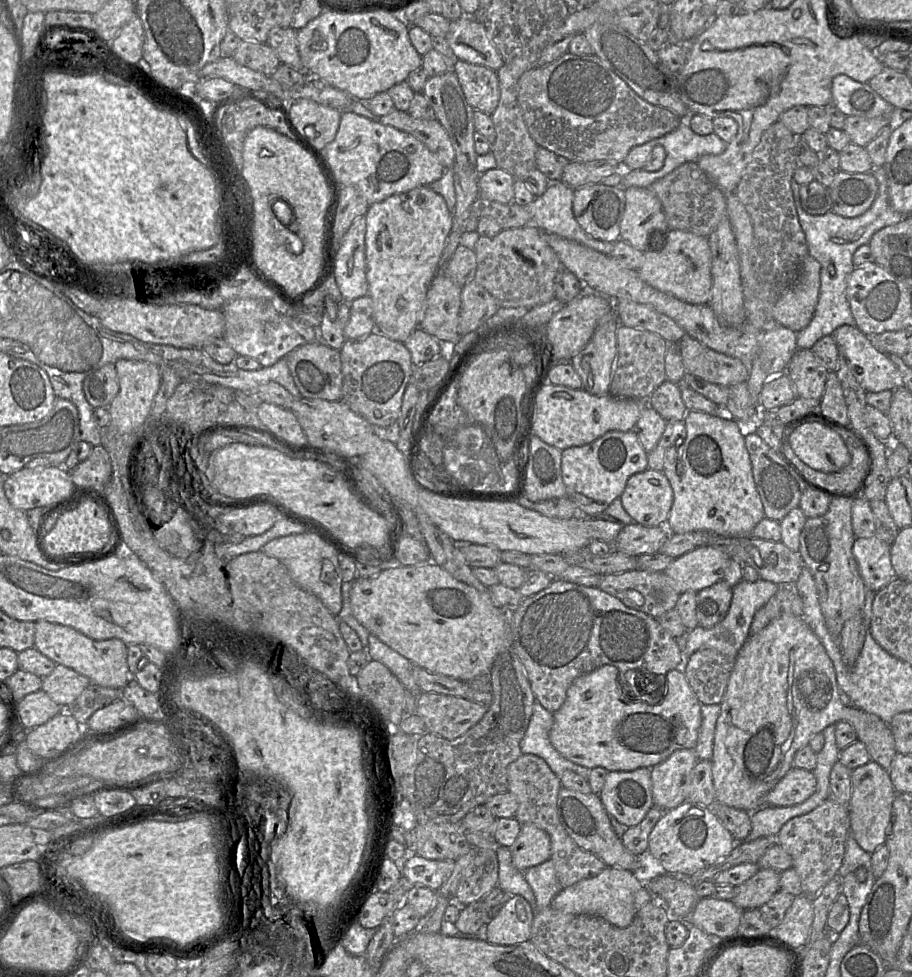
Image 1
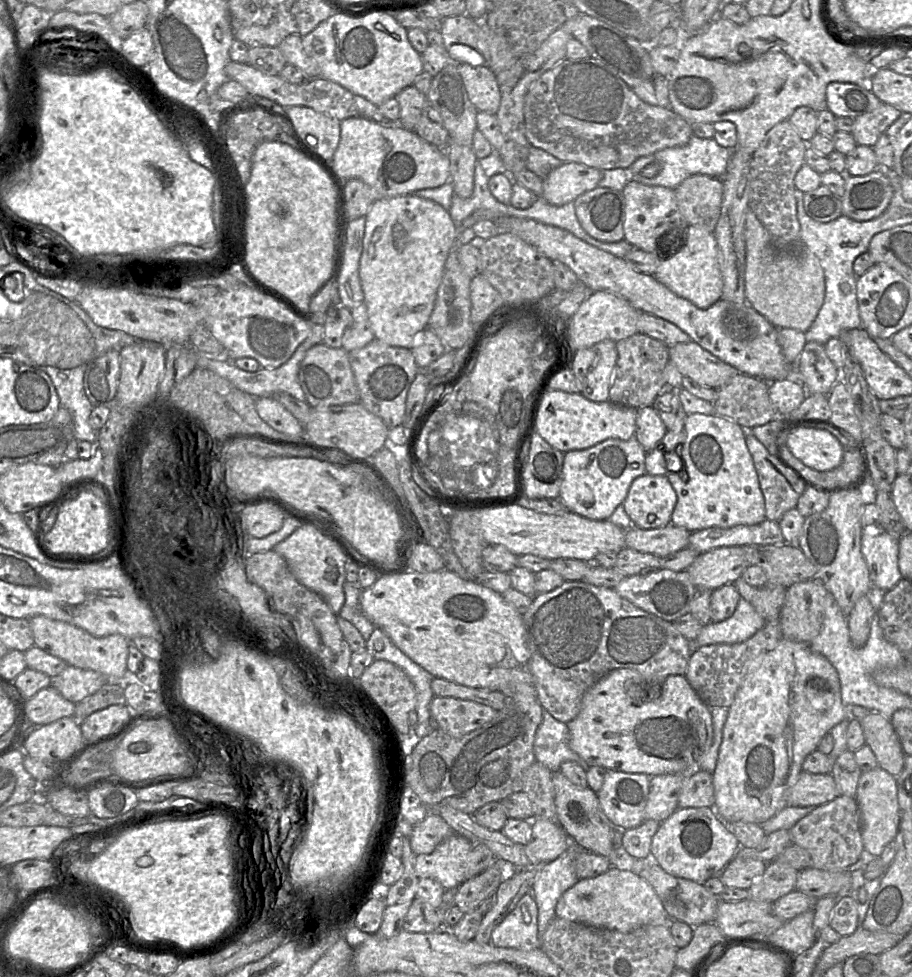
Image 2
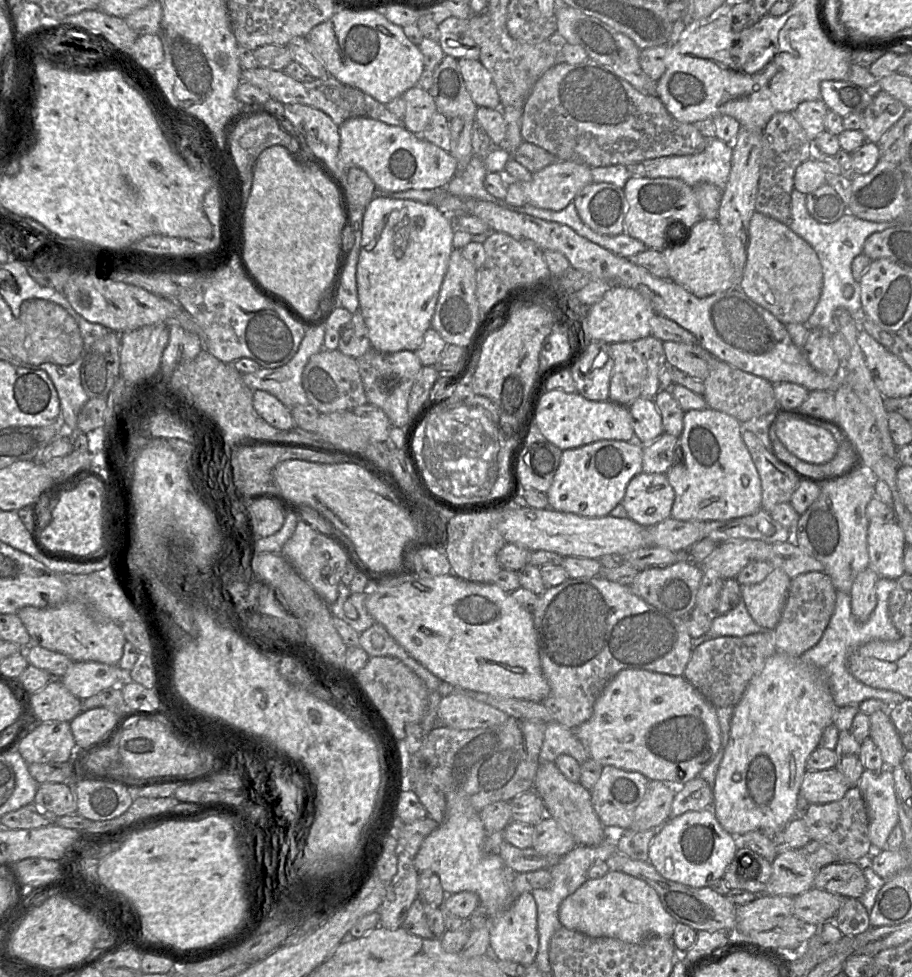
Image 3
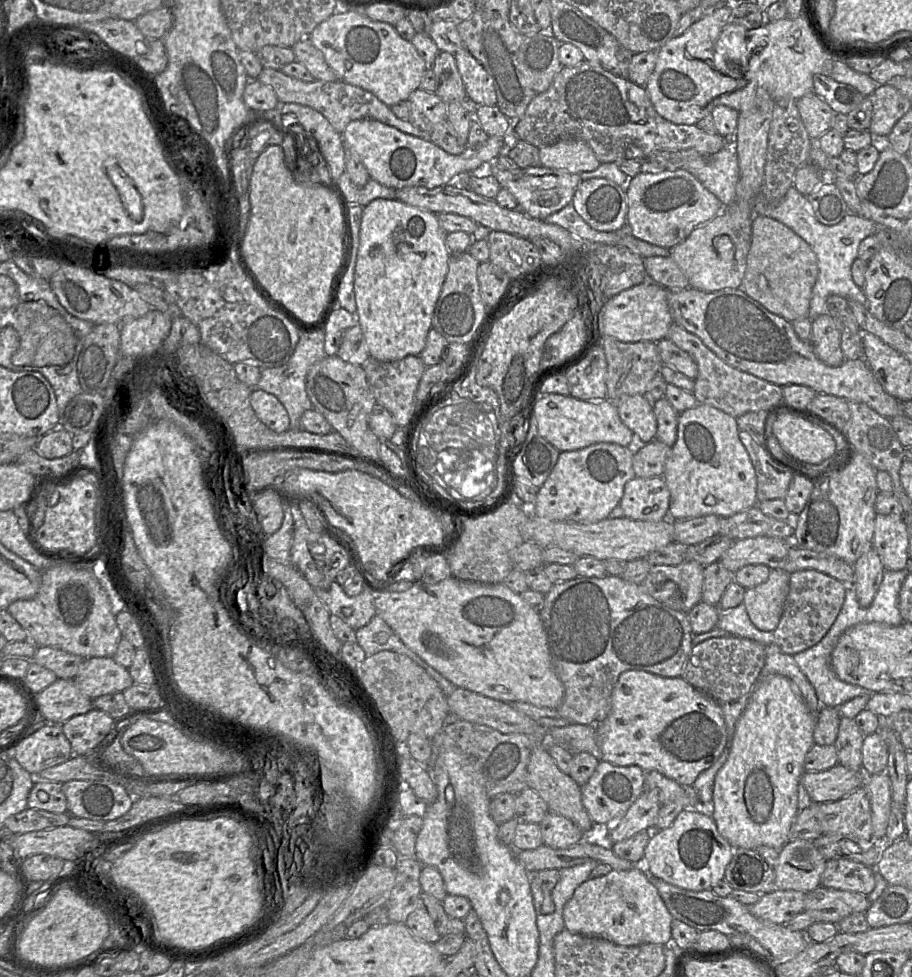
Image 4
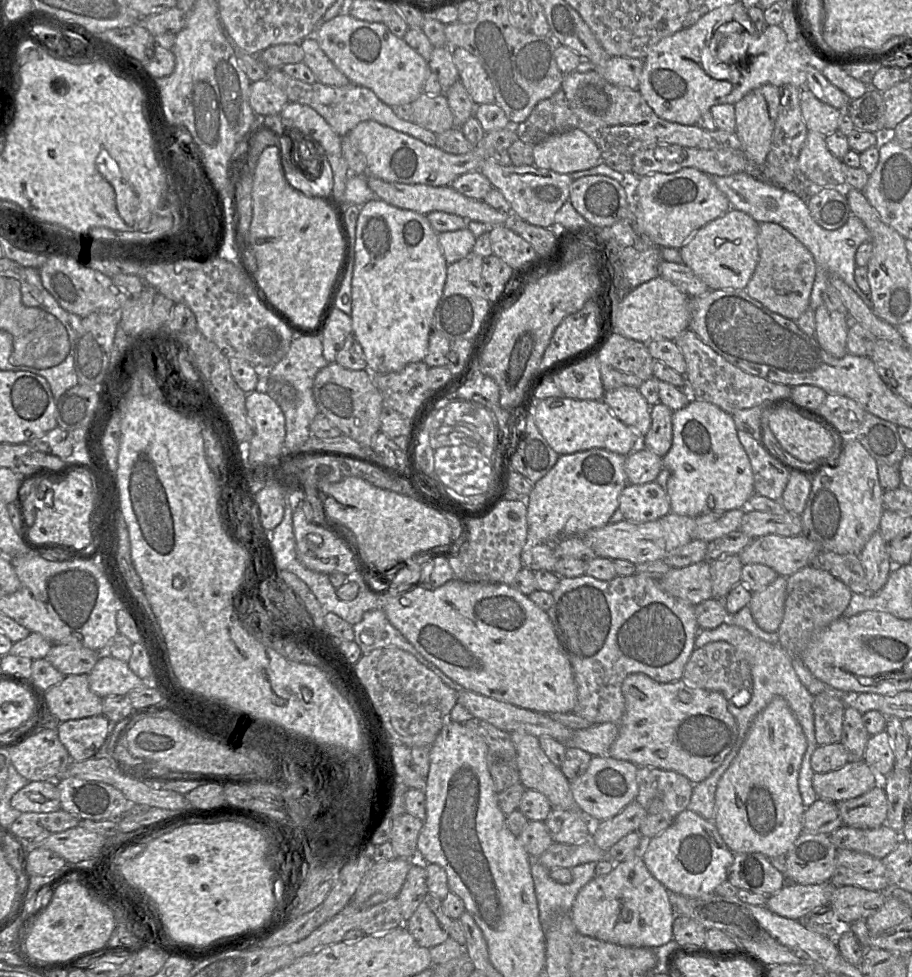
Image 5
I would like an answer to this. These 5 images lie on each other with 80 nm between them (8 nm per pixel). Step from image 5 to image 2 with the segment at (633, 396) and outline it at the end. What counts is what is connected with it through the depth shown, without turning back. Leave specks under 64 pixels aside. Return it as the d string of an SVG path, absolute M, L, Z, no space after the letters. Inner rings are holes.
M652 406L637 409L635 437L646 453L658 444L667 431Z

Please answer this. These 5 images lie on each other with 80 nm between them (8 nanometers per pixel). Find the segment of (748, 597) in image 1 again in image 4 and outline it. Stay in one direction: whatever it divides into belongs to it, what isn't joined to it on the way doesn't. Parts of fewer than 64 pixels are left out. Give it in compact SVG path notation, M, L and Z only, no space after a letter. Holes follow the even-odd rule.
M744 603L721 612L717 627L728 635L754 640L765 646L774 645L773 632L764 632L756 628L747 614Z

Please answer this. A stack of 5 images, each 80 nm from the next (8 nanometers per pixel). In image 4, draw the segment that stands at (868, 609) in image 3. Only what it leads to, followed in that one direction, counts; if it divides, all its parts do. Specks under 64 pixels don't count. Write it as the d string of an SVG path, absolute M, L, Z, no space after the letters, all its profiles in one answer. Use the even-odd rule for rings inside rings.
M871 548L853 565L853 588L857 601L863 608L871 605L886 571L876 551Z

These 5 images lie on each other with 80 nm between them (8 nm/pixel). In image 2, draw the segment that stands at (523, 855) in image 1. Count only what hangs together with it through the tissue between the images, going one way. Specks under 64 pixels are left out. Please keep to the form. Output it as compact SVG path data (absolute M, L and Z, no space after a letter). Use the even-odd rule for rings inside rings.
M533 819L531 837L525 853L531 865L543 865L559 857L571 844L571 839L560 826L546 819Z

